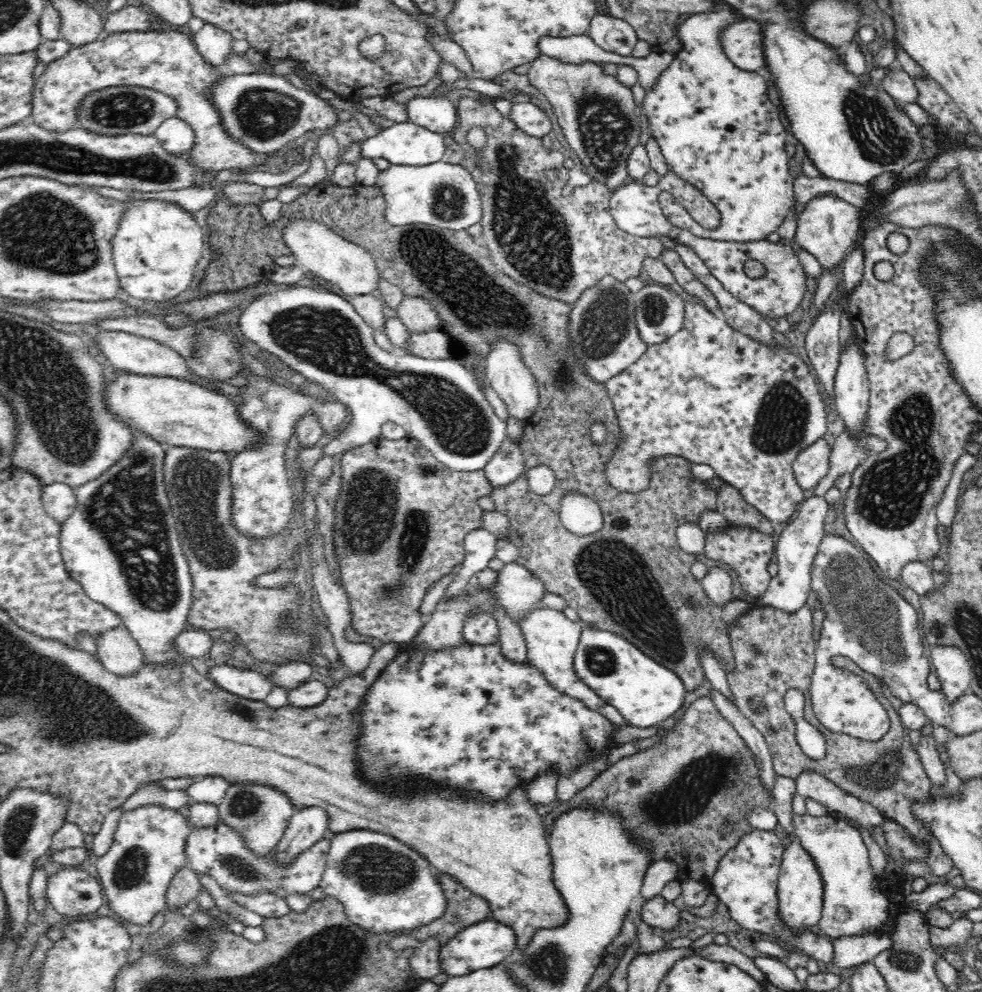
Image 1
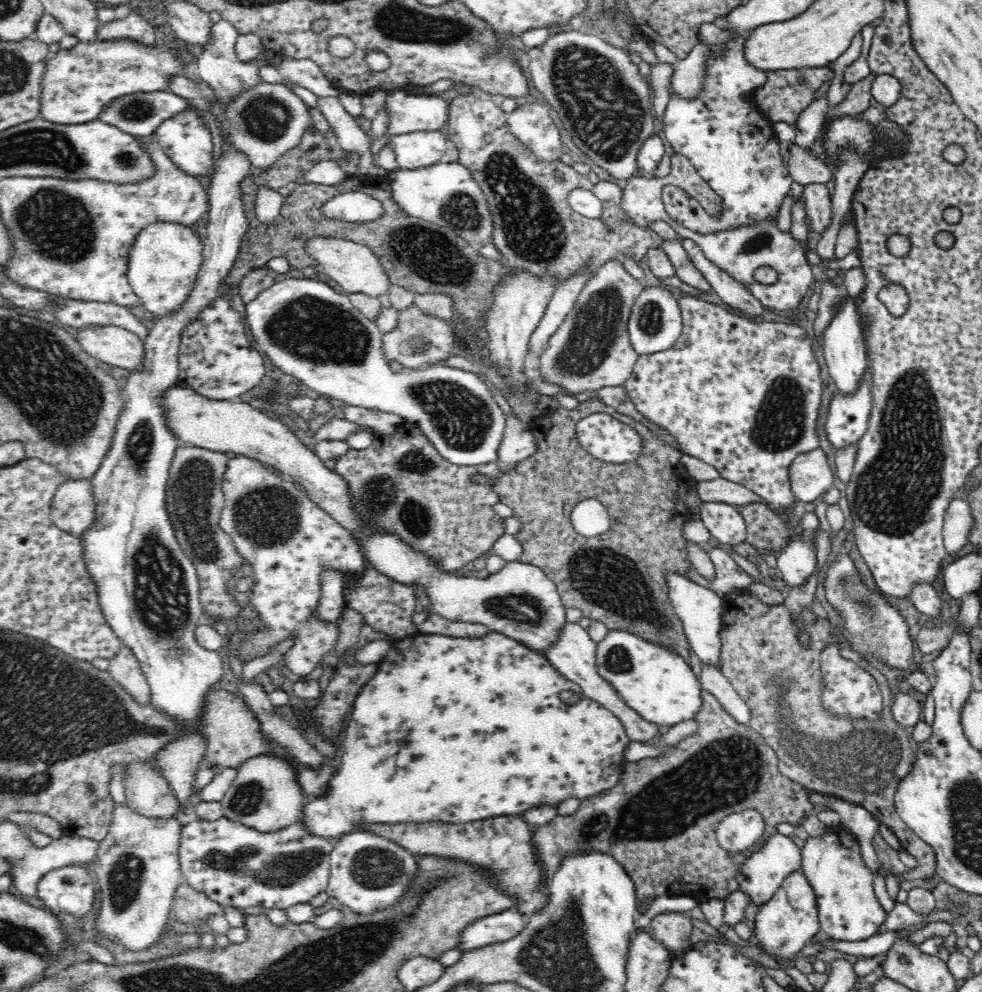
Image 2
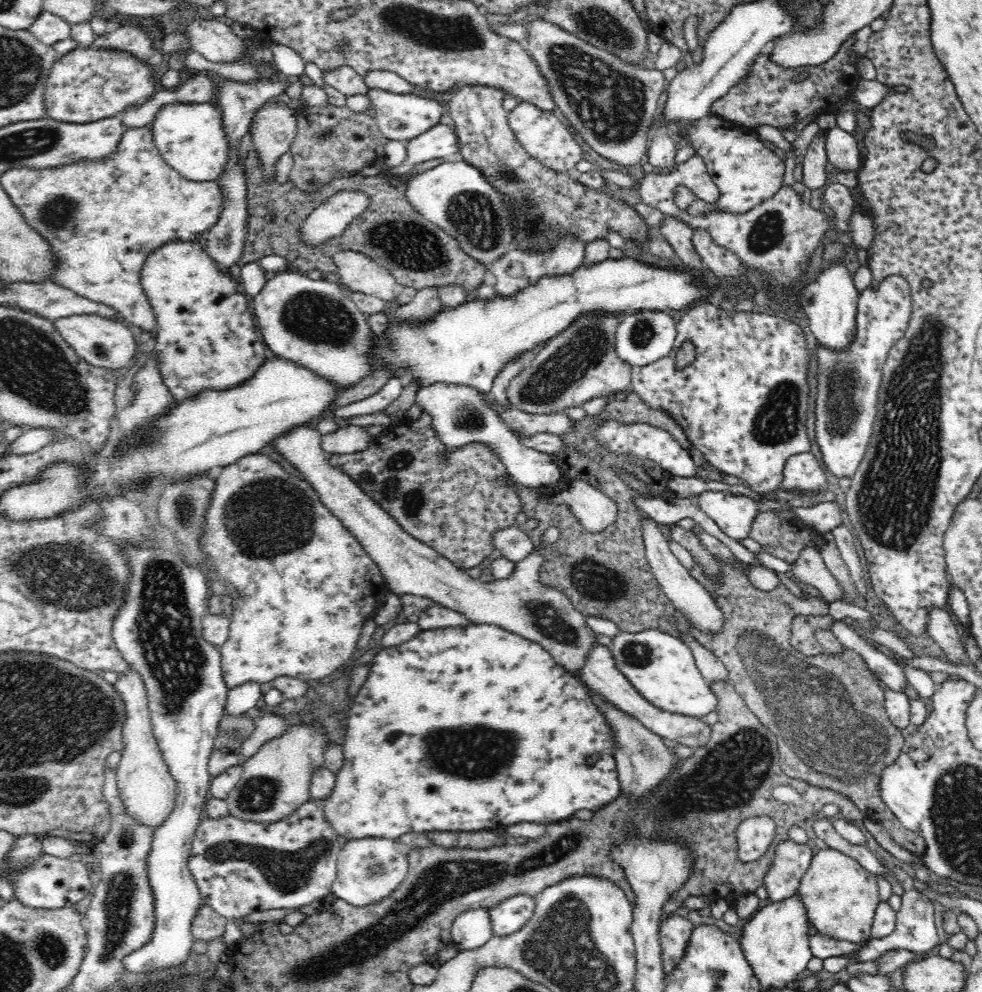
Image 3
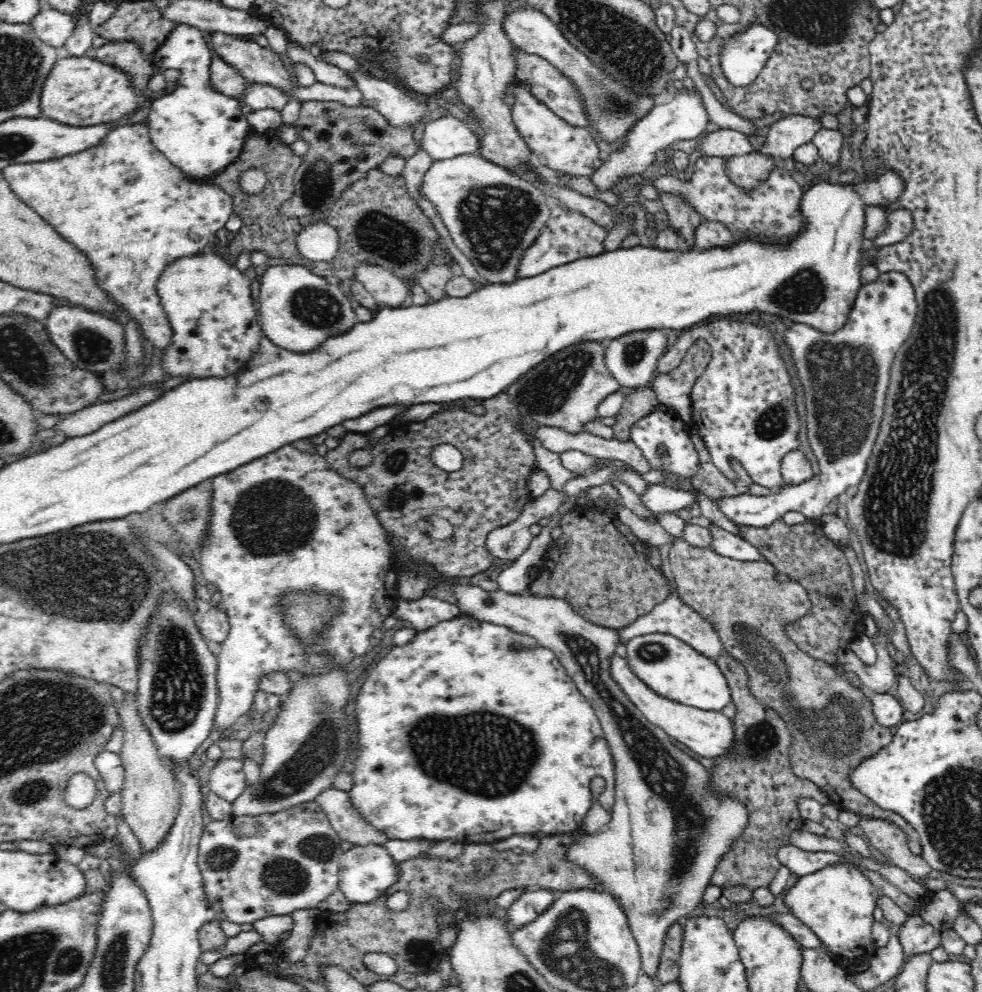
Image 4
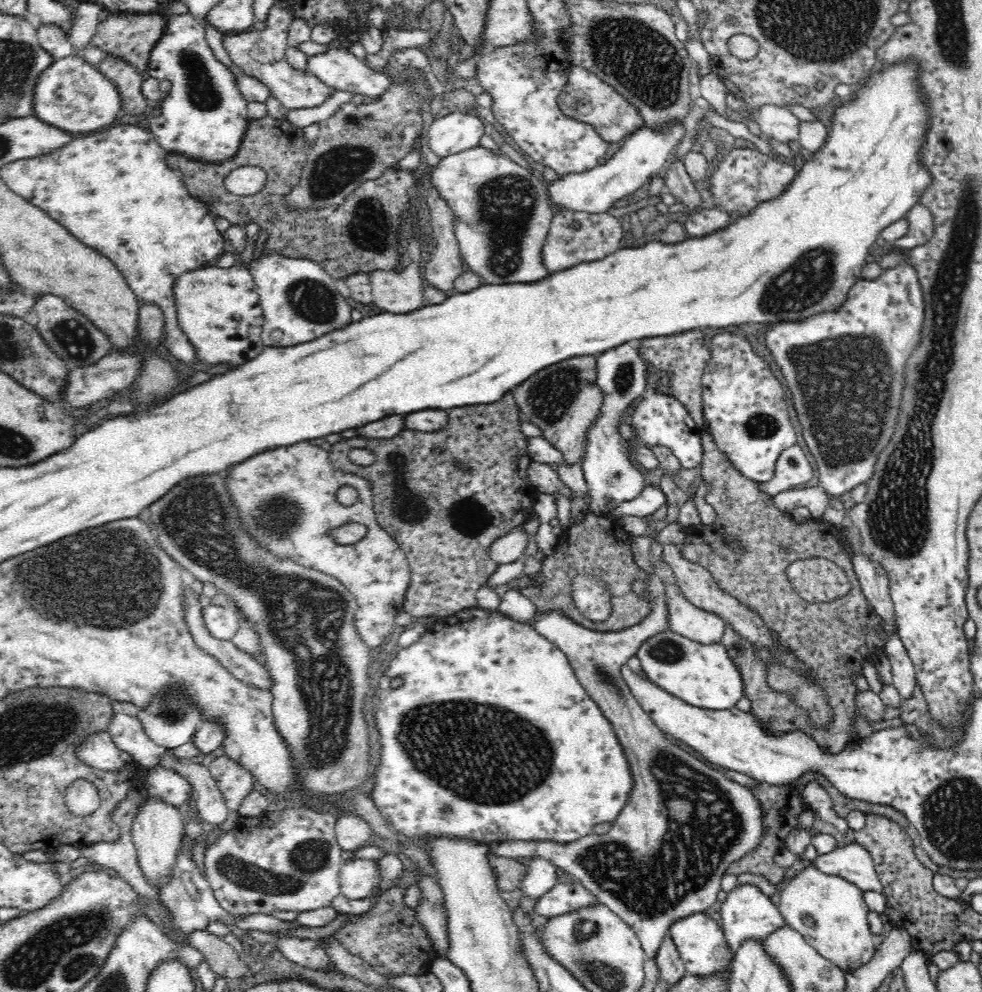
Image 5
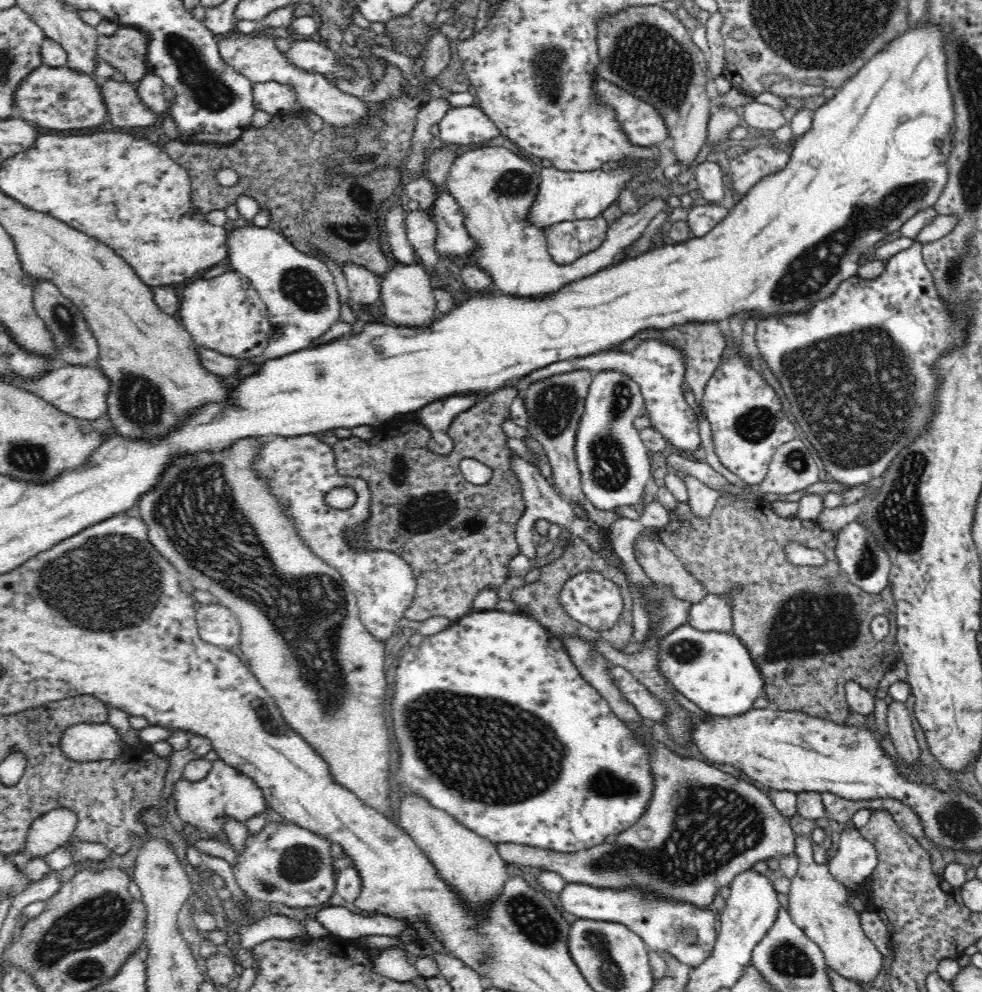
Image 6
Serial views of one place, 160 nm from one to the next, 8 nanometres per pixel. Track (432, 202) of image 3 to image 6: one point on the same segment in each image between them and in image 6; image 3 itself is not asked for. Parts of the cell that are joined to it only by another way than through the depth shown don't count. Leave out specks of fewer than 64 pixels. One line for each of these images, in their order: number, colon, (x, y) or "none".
4: (492, 215)
5: (502, 215)
6: (495, 188)

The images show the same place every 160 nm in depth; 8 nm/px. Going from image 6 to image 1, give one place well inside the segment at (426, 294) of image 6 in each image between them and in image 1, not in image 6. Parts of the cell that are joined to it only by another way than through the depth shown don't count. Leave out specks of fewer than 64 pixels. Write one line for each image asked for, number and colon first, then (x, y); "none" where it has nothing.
1: (316, 248)
2: (355, 267)
3: (359, 272)
4: (389, 290)
5: (400, 291)

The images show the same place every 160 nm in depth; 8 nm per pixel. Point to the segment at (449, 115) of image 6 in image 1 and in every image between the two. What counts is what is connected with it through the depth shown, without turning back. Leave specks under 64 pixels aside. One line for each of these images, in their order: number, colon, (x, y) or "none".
1: (406, 143)
2: (419, 149)
3: (438, 142)
4: (444, 138)
5: (448, 134)

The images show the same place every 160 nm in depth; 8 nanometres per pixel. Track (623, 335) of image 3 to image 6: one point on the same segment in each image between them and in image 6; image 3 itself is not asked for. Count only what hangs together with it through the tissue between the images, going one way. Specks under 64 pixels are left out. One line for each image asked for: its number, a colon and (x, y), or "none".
4: (631, 358)
5: (622, 373)
6: (613, 462)

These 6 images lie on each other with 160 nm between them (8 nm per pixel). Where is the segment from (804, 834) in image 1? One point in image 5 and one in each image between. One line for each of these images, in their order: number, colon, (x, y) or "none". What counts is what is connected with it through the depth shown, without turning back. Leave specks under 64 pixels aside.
2: (848, 909)
3: (840, 896)
4: (837, 902)
5: (830, 912)

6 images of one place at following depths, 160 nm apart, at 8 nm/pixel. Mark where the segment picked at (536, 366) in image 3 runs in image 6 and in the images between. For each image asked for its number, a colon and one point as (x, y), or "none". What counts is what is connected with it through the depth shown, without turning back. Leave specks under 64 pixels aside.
4: (564, 391)
5: (563, 400)
6: (555, 404)

